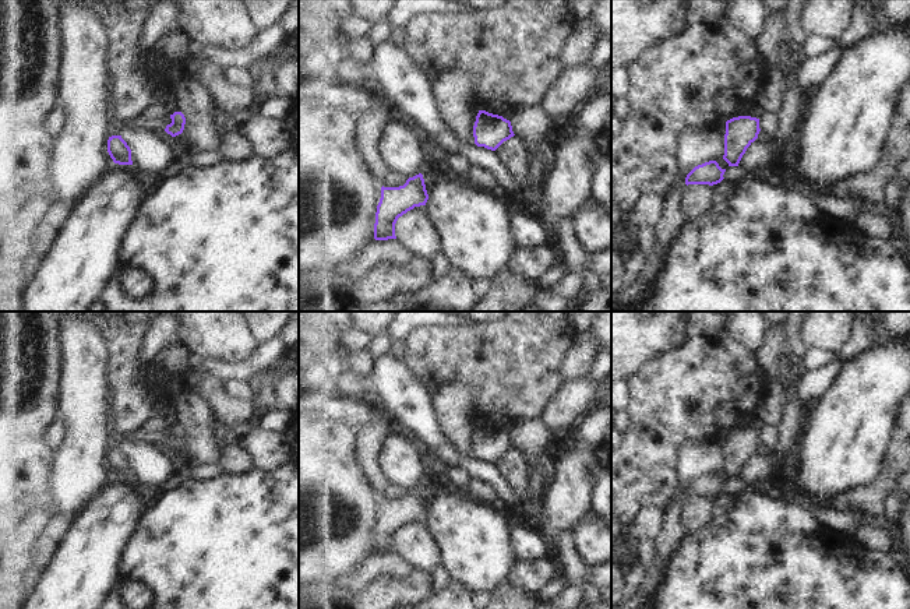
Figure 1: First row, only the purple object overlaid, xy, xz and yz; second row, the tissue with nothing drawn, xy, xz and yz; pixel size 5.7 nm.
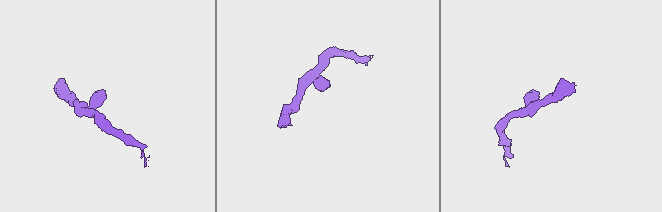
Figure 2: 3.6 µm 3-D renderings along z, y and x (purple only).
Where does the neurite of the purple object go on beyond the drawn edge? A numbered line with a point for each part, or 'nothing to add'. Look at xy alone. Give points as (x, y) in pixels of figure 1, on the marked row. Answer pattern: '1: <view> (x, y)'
nothing to add

